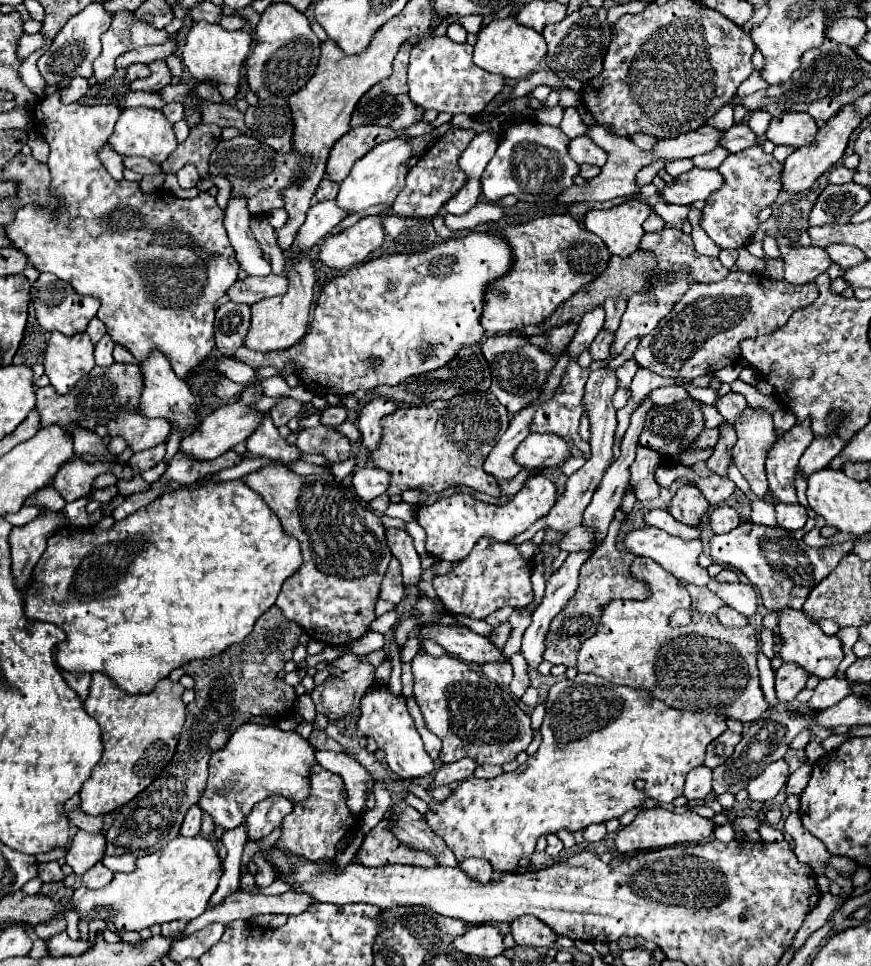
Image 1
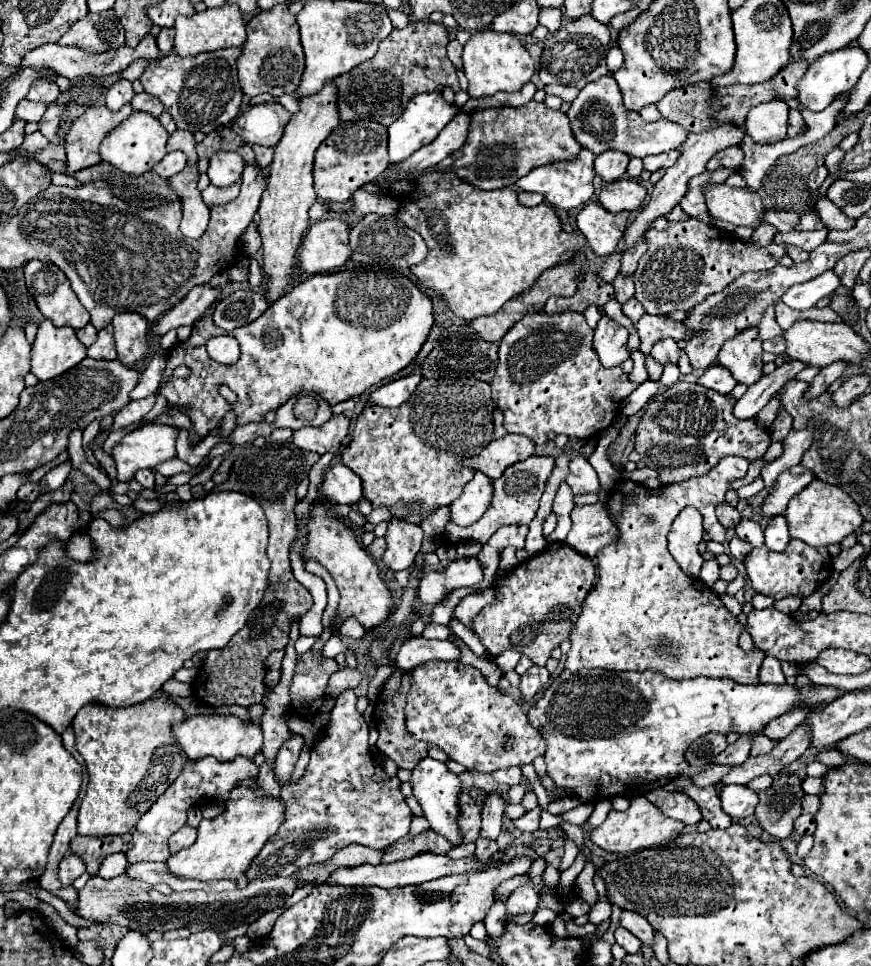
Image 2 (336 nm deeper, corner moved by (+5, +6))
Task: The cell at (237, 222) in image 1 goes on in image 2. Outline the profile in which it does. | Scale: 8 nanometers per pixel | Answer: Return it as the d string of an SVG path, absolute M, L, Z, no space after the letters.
M216 152L216 156L210 158L208 176L214 186L228 188L240 180L242 170L244 160L240 160L240 156L236 156L234 152Z

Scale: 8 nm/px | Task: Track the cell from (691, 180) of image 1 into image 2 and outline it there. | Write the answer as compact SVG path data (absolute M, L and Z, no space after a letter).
M620 178L616 182L608 182L600 194L598 202L608 212L622 212L622 210L638 210L646 202L646 188L642 182L632 178Z

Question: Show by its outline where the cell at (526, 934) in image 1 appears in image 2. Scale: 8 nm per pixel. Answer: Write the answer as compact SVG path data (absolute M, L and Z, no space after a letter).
M516 888L516 892L512 892L512 896L506 900L506 910L510 914L534 914L538 910L538 900L540 898L534 888Z

